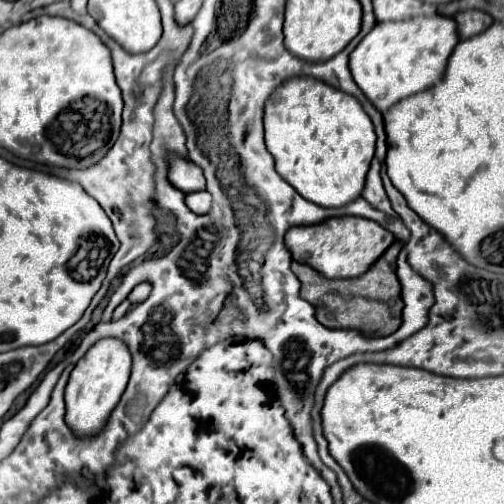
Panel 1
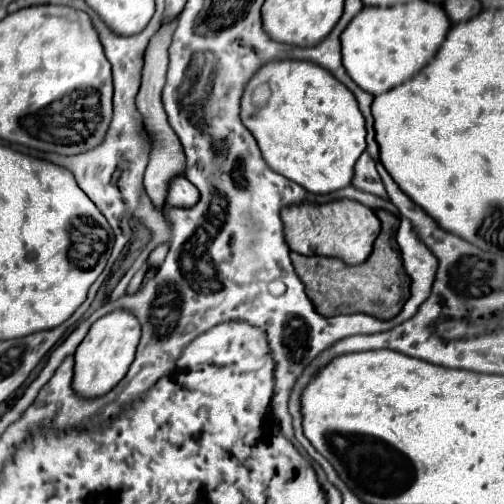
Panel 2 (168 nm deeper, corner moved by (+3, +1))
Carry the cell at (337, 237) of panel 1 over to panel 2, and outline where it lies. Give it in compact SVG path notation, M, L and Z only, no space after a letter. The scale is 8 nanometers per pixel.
M338 199L324 205L308 203L284 207L280 213L284 223L286 243L292 251L302 255L326 255L326 257L340 257L348 265L358 265L368 259L372 253L374 239L380 233L380 219L372 209L366 205L352 201L352 199Z

